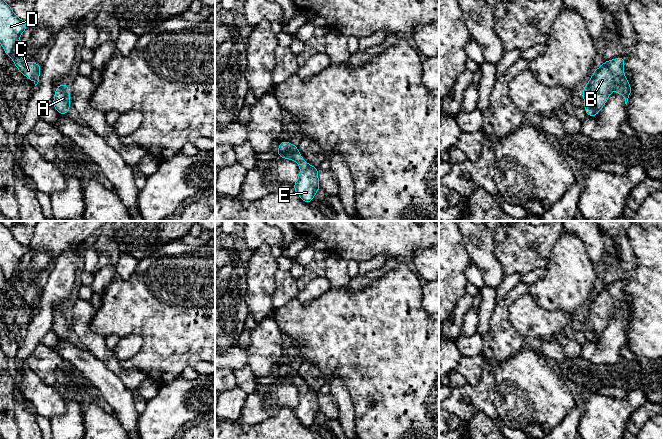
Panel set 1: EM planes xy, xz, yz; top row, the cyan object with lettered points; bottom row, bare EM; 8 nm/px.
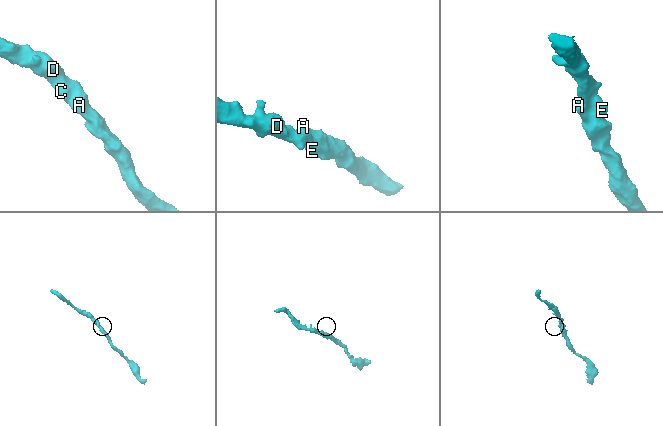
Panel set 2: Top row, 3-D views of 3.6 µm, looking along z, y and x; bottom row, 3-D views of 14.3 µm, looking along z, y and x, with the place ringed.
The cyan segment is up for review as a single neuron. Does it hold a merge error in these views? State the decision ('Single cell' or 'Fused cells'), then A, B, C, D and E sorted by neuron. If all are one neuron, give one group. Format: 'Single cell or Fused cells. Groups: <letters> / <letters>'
Single cell. Groups: A B C D E

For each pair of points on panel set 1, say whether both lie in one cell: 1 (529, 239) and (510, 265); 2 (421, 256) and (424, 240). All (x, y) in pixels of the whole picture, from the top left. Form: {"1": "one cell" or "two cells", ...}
{"1": "one cell", "2": "two cells"}

